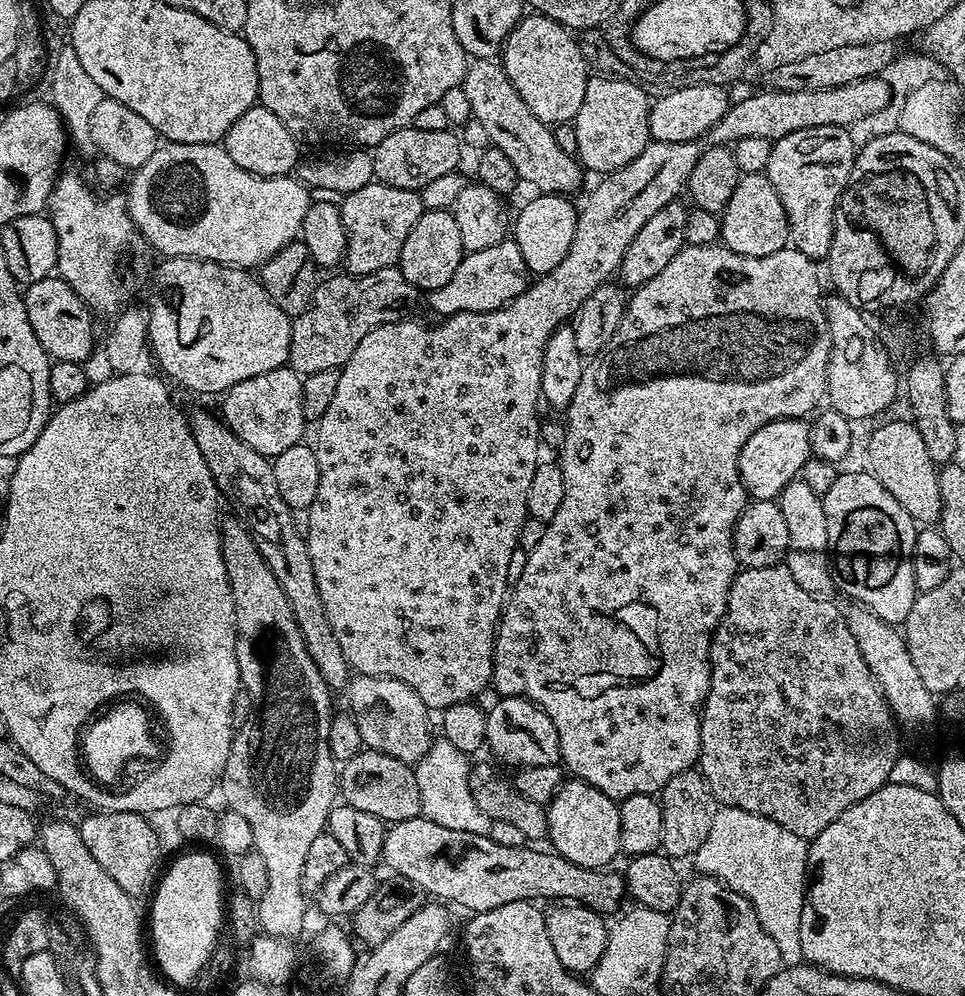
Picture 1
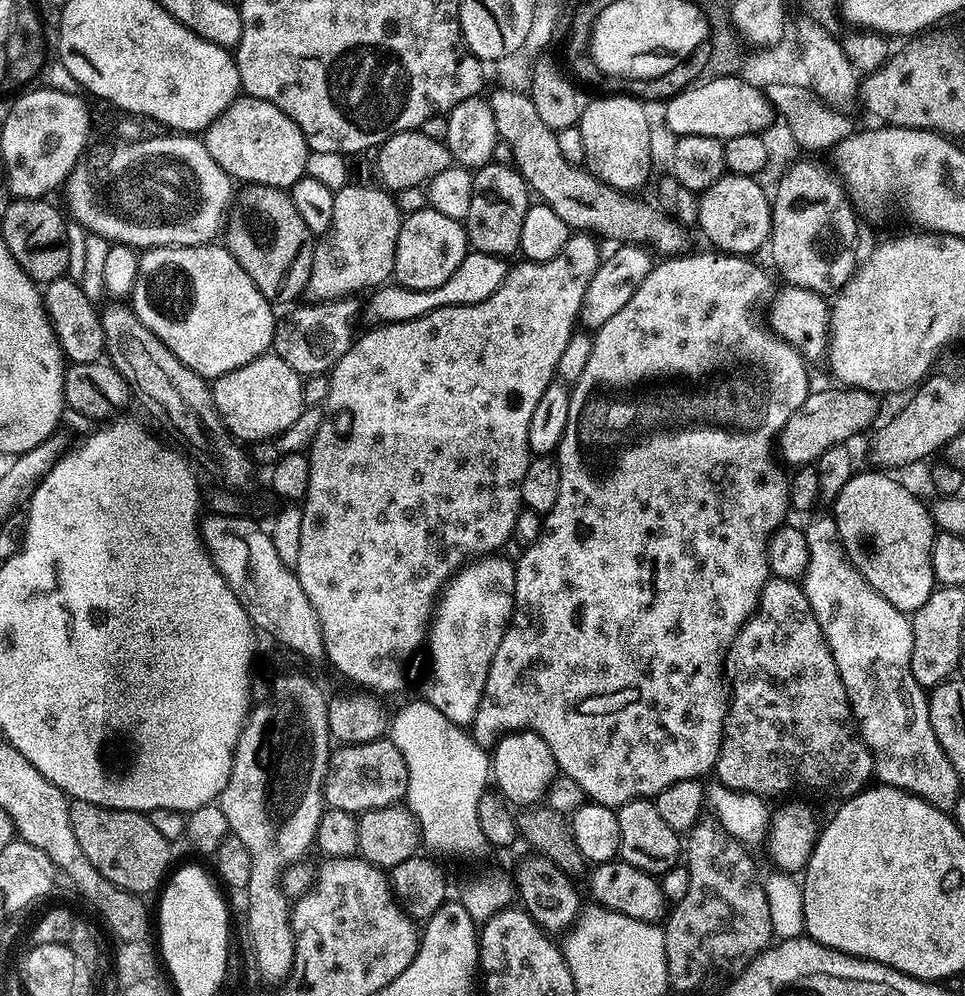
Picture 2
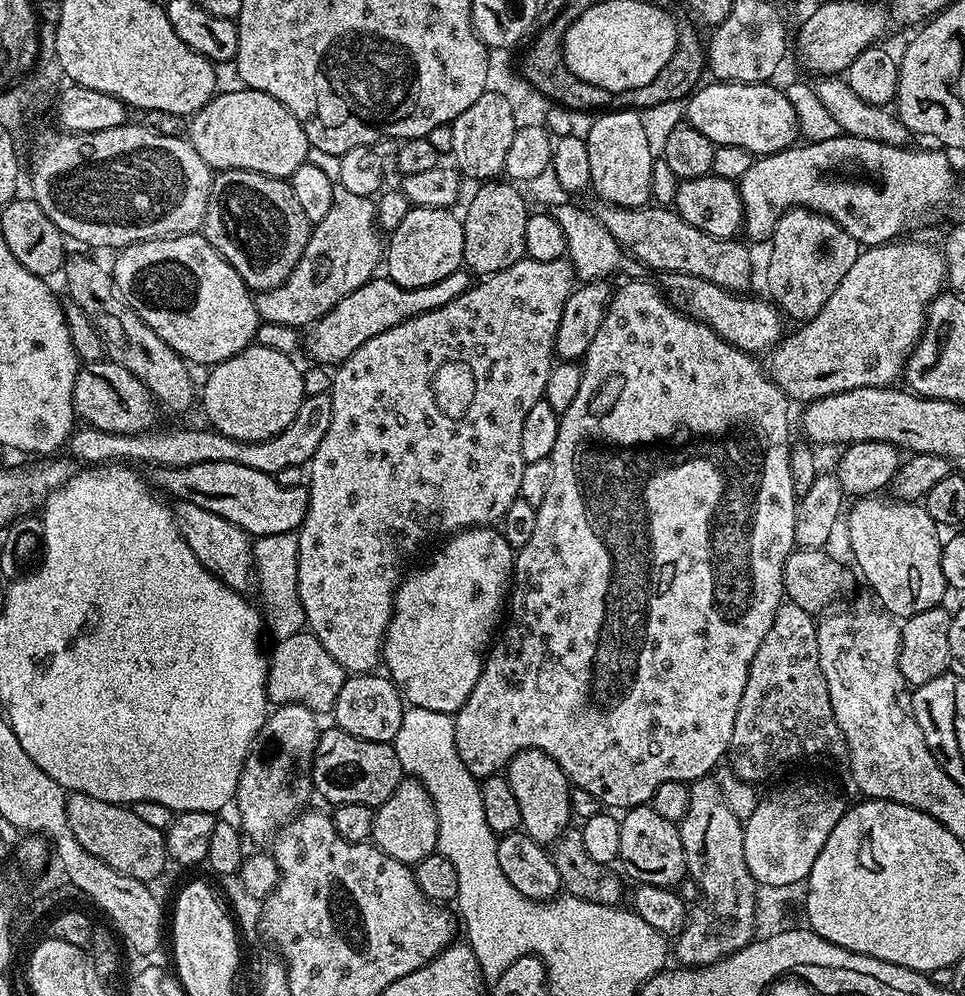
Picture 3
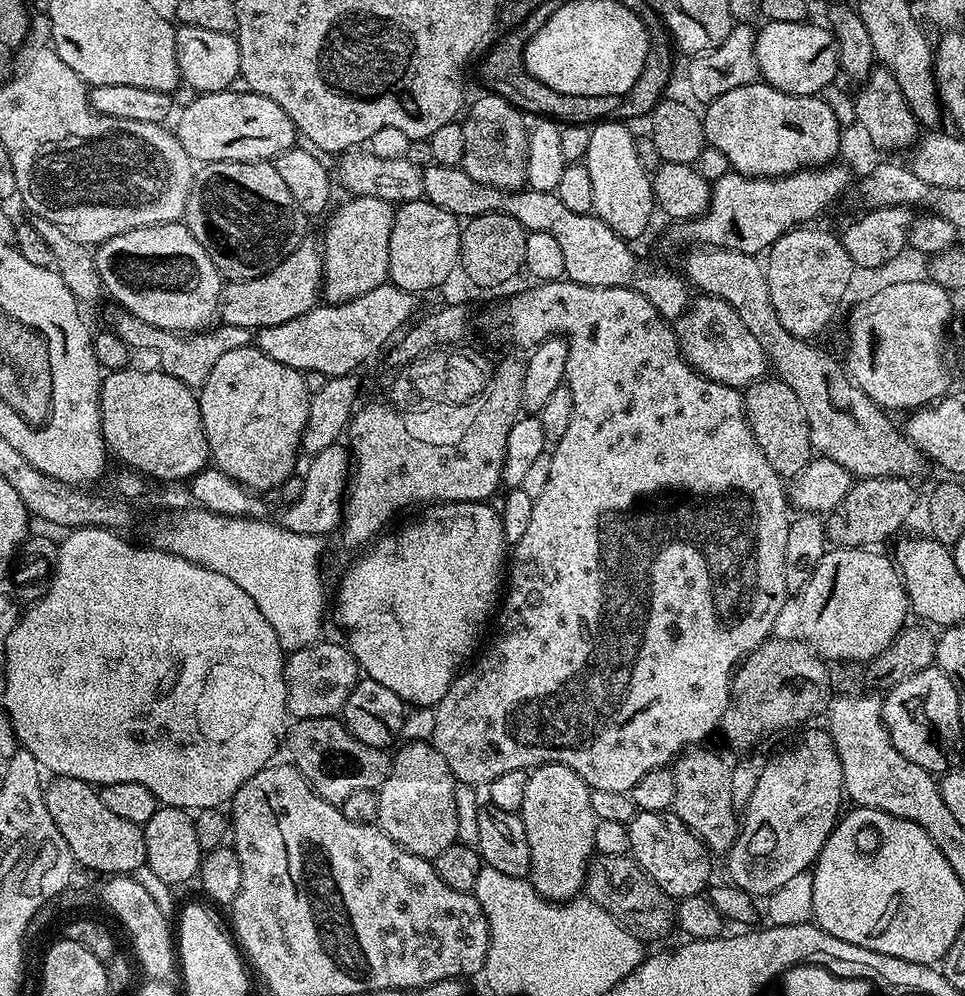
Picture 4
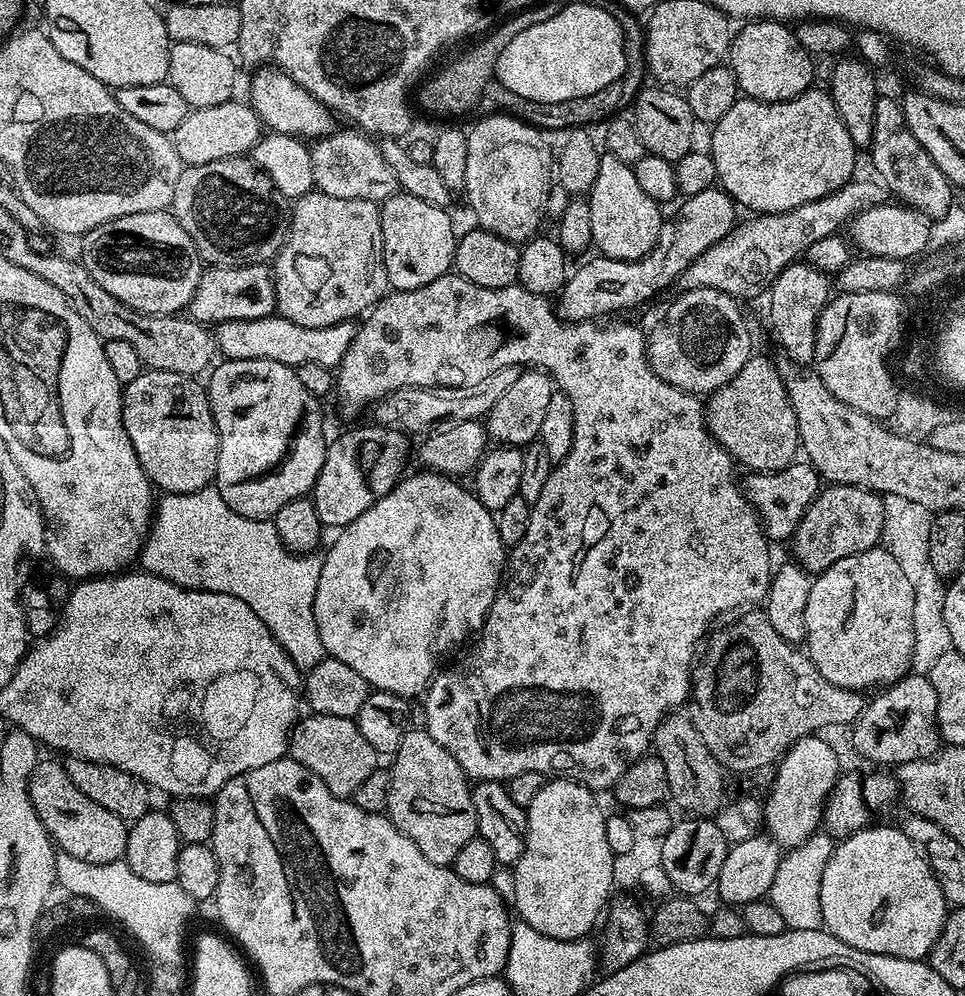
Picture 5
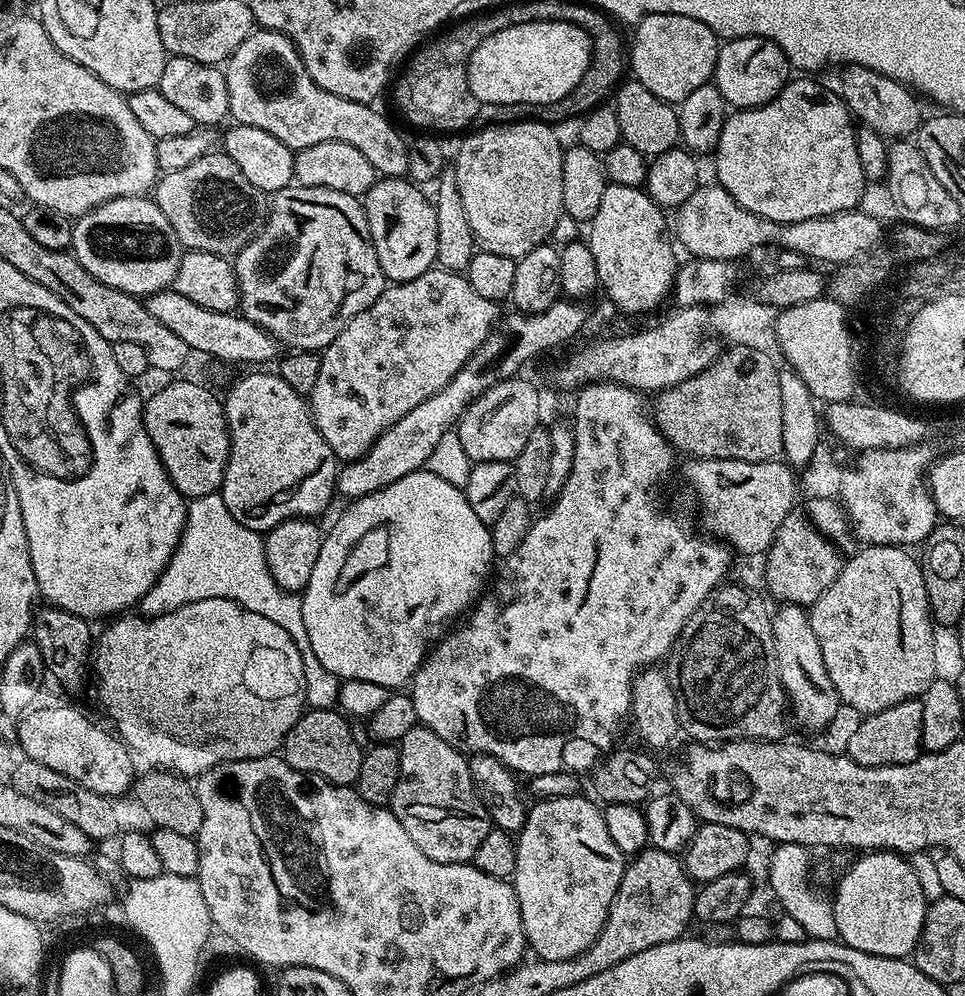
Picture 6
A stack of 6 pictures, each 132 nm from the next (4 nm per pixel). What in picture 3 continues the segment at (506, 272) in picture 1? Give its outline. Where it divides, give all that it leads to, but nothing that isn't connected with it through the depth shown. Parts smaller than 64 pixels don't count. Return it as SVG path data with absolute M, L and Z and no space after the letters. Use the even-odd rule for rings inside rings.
M467 271L451 272L446 278L421 288L403 288L387 278L373 278L354 290L354 294L346 294L334 310L317 320L307 329L308 337L303 337L302 348L313 356L320 366L339 366L343 364L358 346L370 342L370 338L382 334L382 330L390 330L410 318L422 315L423 312L438 310L446 306L454 298L458 298L470 287L470 276ZM381 279L381 280L380 280ZM469 279L469 280L468 280Z

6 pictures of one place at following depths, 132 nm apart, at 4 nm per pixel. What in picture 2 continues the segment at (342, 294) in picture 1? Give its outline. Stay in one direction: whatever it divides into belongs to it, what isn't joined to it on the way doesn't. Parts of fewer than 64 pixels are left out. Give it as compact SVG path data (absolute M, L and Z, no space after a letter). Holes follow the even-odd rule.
M344 296L340 300L321 300L319 302L307 302L301 308L296 308L288 317L277 319L276 333L272 339L271 351L278 358L290 366L301 378L310 376L323 376L331 373L332 367L350 350L354 337L357 335L356 319L362 316L362 304L359 304L356 296Z

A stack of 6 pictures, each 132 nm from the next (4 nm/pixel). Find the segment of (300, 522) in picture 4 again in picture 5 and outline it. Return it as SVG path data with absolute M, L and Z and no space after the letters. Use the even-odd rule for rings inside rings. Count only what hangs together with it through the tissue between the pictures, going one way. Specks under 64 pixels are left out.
M375 422L369 424L369 428L352 428L329 443L322 470L311 490L310 499L314 502L321 525L328 527L329 524L332 530L339 530L354 522L358 514L366 514L366 510L370 510L370 506L374 506L374 502L378 502L378 498L387 494L405 475L404 463L408 460L409 437L398 428Z

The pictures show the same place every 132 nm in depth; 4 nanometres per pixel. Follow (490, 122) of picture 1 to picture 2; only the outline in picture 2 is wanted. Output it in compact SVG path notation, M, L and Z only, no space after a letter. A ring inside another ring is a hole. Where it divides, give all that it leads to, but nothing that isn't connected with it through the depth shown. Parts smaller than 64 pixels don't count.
M496 88L487 94L486 101L493 111L499 139L508 143L511 148L511 163L516 171L522 174L529 189L535 195L537 192L540 195L537 197L548 204L550 210L554 210L554 214L562 218L562 222L568 224L569 229L591 230L599 237L609 236L616 240L612 242L651 245L657 253L664 252L660 254L676 254L683 249L680 247L684 244L685 233L680 224L665 215L659 207L651 204L651 208L640 200L632 200L636 198L602 182L587 167L571 164L566 162L566 158L562 158L556 132L539 118L527 91Z

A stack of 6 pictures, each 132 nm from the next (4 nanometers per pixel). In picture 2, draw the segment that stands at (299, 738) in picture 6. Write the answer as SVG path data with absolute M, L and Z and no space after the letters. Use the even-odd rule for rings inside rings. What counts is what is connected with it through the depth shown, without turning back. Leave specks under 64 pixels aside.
M391 739L345 744L331 753L328 777L324 779L324 802L327 807L359 814L399 805L407 795L406 758L402 758L398 746L394 746Z

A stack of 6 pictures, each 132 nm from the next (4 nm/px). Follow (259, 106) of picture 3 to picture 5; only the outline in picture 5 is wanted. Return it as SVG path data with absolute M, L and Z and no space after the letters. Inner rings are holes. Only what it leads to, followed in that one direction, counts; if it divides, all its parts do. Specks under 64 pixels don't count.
M233 98L218 106L193 108L189 111L188 117L182 121L182 126L178 126L178 130L170 133L172 145L181 165L218 162L222 158L234 158L251 153L252 148L260 141L262 125L251 104L239 104L238 100Z

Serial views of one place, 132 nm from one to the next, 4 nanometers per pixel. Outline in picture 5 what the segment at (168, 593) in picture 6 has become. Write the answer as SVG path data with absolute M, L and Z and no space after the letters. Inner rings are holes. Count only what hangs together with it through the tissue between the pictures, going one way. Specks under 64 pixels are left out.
M209 486L190 494L161 495L154 508L148 537L140 549L138 564L143 571L153 572L155 576L166 578L183 588L225 592L234 598L242 598L242 602L246 602L250 610L262 618L296 668L307 670L318 666L318 662L326 658L322 638L318 638L318 622L314 622L314 590L318 590L323 555L315 551L292 552L282 542L271 519L251 520L242 518L242 514L234 514L234 510L222 502L222 494L216 487Z

